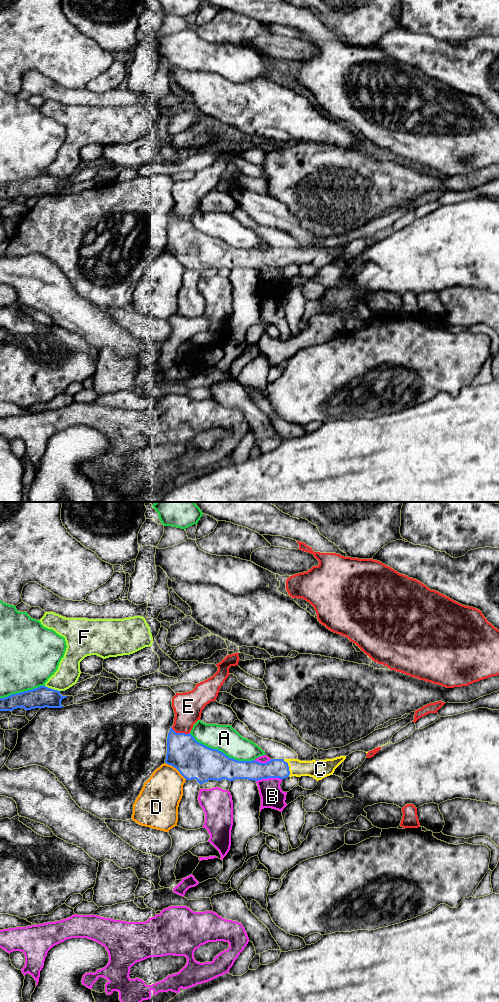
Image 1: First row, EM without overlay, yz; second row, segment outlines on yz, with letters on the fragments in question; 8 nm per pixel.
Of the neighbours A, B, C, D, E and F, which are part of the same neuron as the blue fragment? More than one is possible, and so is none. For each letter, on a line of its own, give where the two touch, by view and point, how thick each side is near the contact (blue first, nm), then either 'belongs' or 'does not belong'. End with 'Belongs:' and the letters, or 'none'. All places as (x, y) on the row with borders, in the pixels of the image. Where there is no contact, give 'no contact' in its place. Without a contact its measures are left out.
A: contact yz (222, 752); calibres 300 and 220 nm; does not belong
B: contact yz (268, 777); calibres 160 and 190 nm; does not belong
C: contact yz (288, 768); calibres 160 and 150 nm; belongs
D: contact yz (176, 768); calibres 300 and 320 nm; does not belong
E: contact yz (180, 733); calibres 300 and 240 nm; does not belong
F: contact yz (52, 689); calibres 170 and 190 nm; does not belong
Belongs: C

